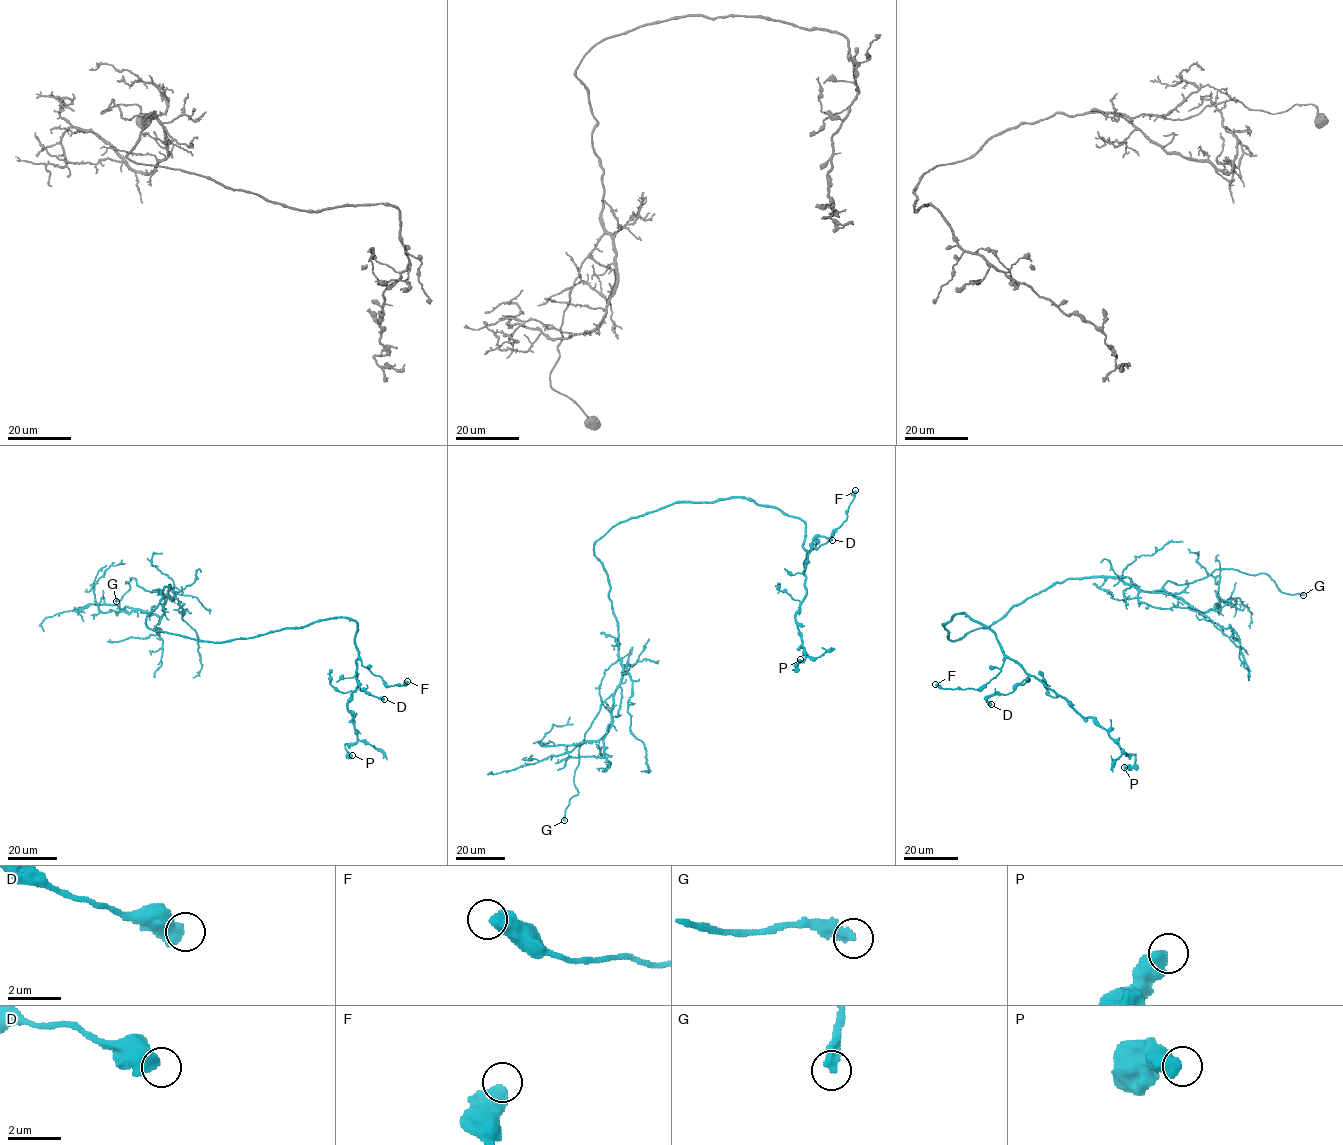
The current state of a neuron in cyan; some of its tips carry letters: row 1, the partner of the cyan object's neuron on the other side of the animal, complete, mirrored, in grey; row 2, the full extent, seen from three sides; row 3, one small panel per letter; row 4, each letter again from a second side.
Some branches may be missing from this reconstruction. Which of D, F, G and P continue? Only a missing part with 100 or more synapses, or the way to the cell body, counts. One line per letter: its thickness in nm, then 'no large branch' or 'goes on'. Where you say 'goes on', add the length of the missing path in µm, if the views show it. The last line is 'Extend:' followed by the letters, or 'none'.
D: 600 nm thick; no large branch
F: 600 nm thick; no large branch
G: 360 nm thick; goes on; about 30 µm are missing
P: 550 nm thick; no large branch
Extend: G

